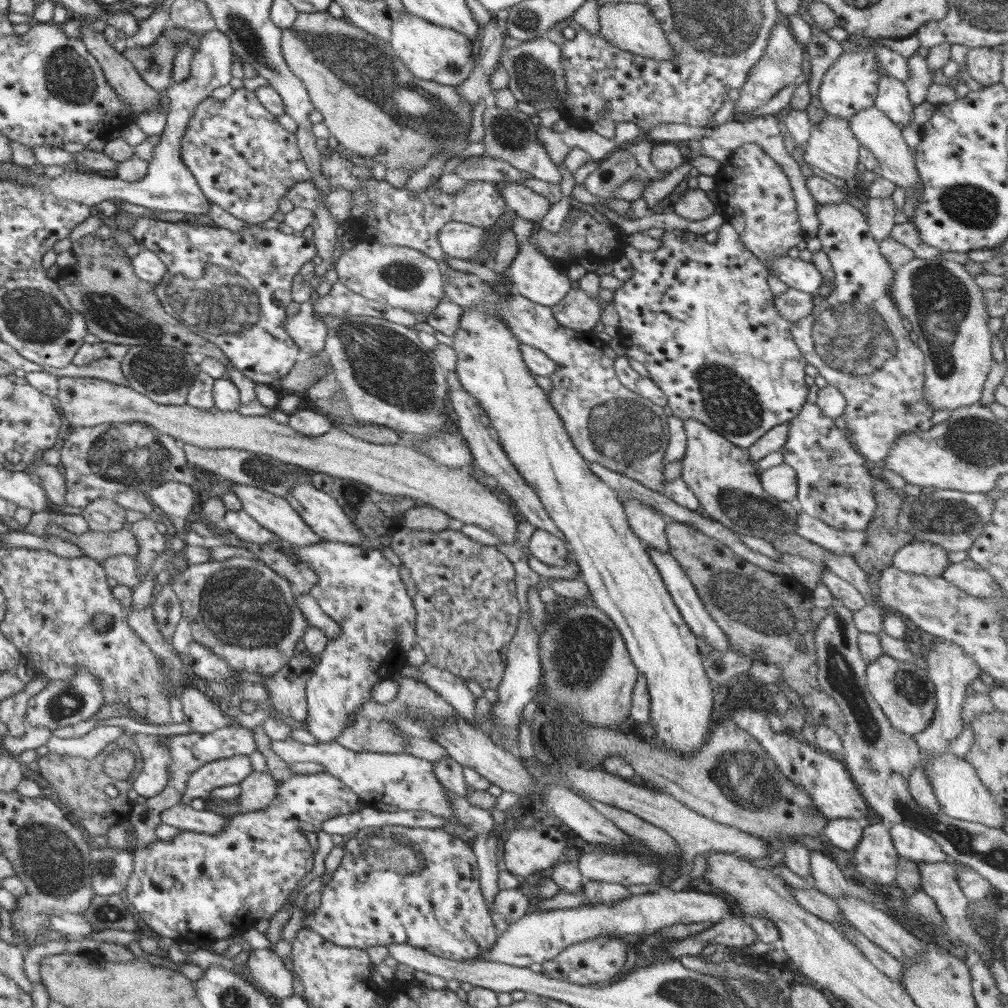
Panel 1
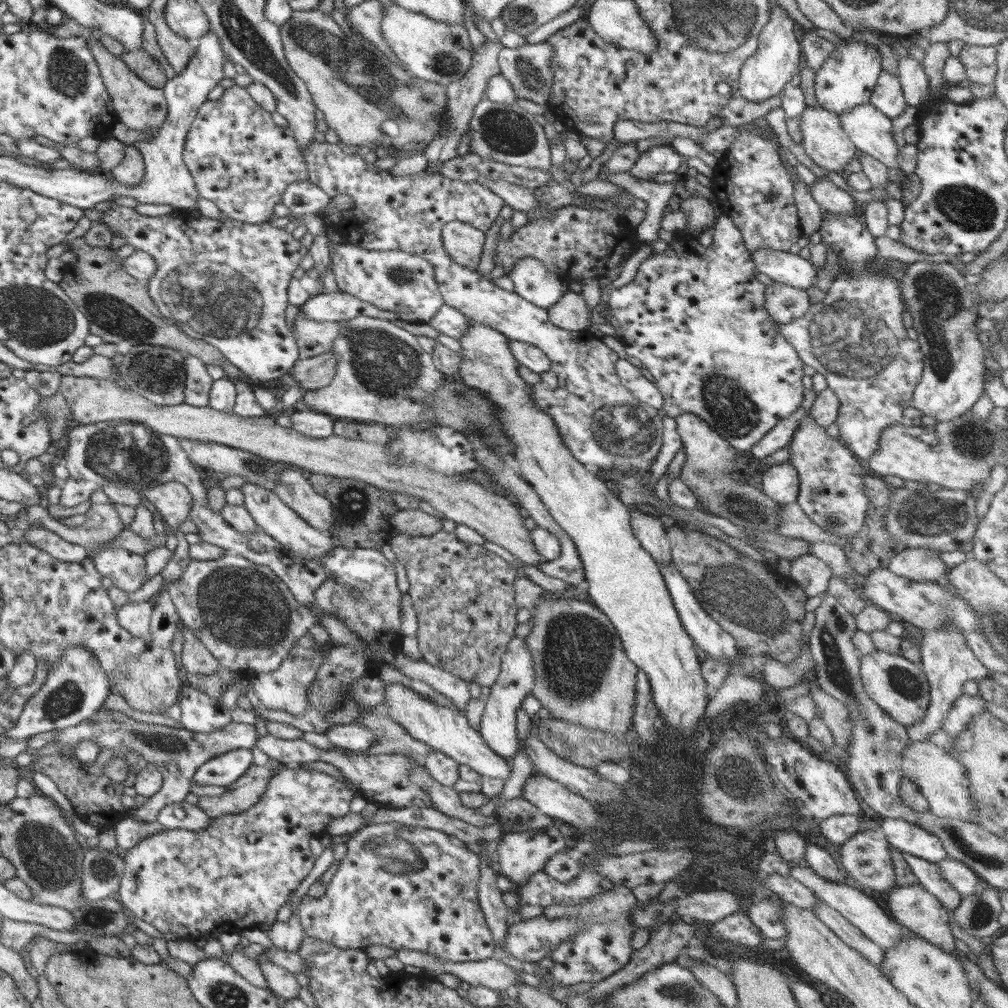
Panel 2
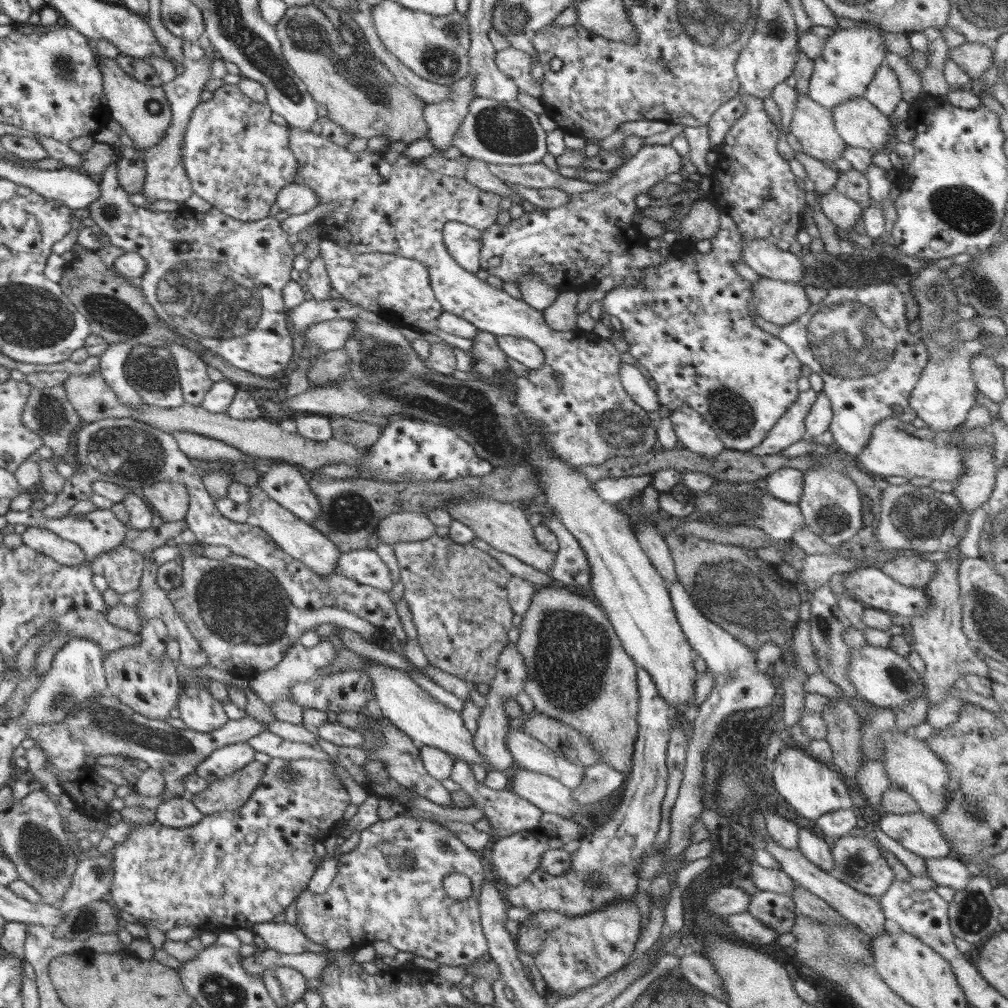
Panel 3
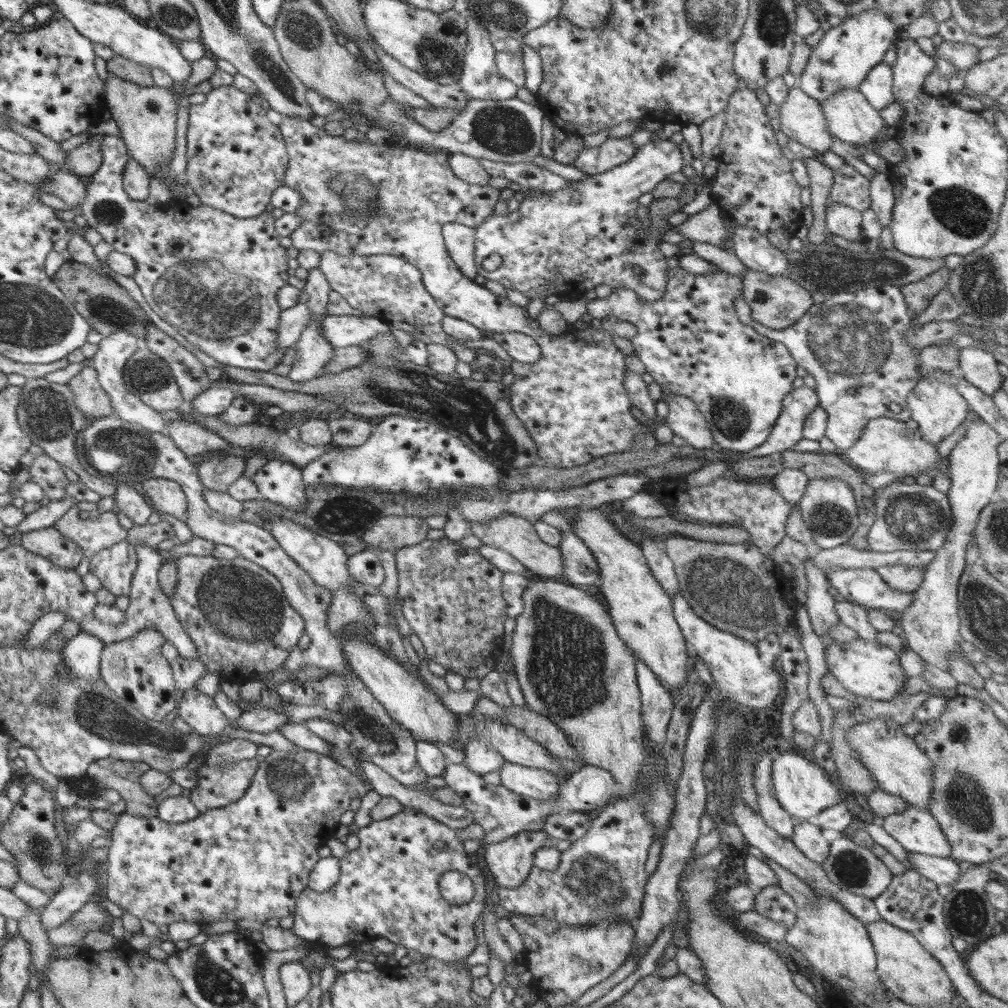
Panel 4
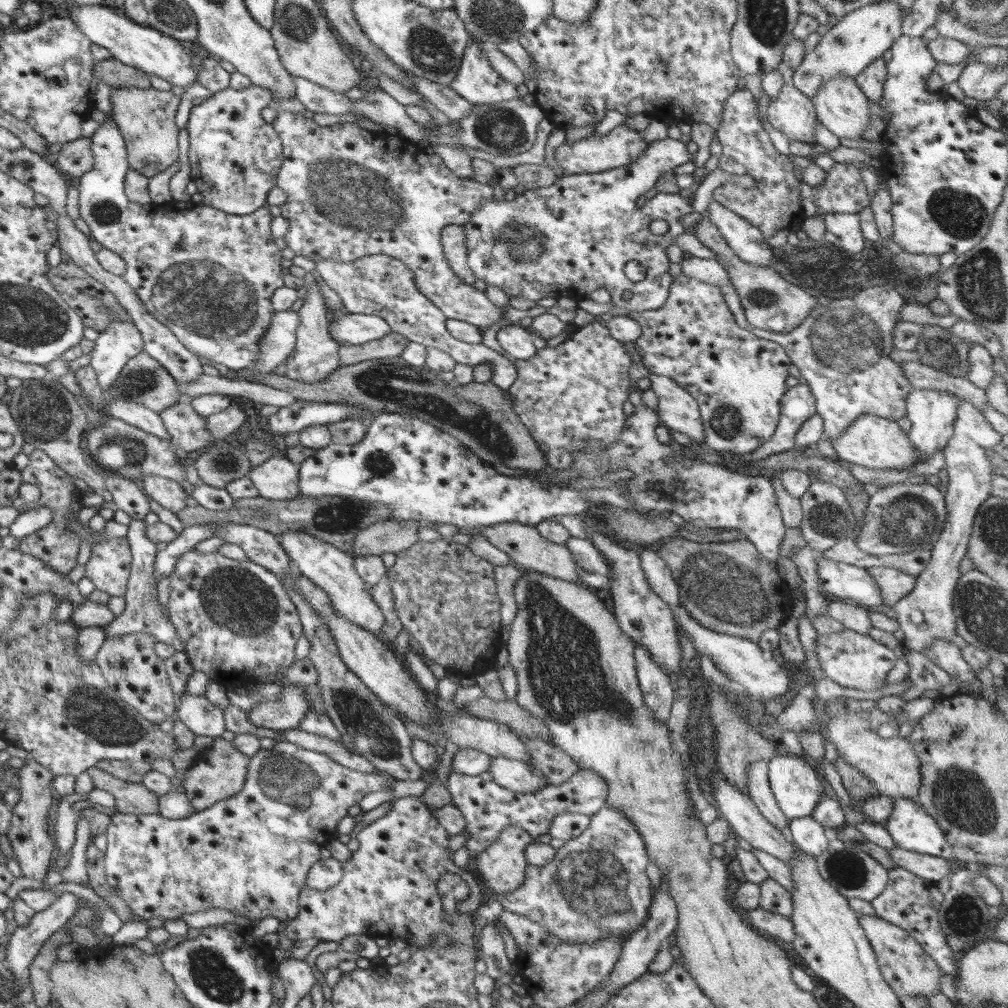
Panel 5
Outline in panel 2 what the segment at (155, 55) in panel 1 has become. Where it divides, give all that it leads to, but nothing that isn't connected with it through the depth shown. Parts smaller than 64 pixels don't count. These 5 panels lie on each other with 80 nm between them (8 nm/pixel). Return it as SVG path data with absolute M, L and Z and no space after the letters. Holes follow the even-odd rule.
M136 49L133 51L124 51L120 60L139 76L146 84L154 88L162 89L167 83L167 76L162 70L162 66L155 61L145 50Z

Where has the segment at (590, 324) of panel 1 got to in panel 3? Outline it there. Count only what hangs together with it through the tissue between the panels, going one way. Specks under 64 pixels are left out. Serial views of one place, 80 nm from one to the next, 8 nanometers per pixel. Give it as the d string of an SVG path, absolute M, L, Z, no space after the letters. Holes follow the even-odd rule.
M574 292L559 294L554 303L542 312L544 322L554 332L577 330L578 316L574 312L574 305L578 303L578 296Z

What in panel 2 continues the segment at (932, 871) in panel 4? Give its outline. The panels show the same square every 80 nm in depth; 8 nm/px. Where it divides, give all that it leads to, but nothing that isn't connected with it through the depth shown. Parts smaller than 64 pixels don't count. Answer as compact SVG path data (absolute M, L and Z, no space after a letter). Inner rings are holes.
M946 858L936 864L940 867L942 878L958 894L964 897L976 895L978 884L982 884L982 881L971 868L952 858Z

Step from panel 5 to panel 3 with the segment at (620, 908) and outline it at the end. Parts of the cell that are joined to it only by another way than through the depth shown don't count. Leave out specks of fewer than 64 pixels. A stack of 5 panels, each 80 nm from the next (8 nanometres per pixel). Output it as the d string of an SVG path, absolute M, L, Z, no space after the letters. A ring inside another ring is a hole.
M643 668L637 669L637 689L639 692L639 713L637 716L638 732L634 744L634 760L632 774L624 789L621 789L621 800L611 812L609 820L600 827L594 828L592 833L580 839L580 847L571 854L571 865L560 877L552 877L540 867L531 872L530 877L514 887L498 884L498 892L505 898L508 907L525 908L528 912L537 913L539 910L555 910L567 917L575 917L607 907L607 904L618 899L634 901L642 879L638 877L639 866L643 858L650 854L655 843L661 822L661 807L666 793L666 745L668 745L669 731L672 722L678 718L677 709L670 706L660 695L652 677Z

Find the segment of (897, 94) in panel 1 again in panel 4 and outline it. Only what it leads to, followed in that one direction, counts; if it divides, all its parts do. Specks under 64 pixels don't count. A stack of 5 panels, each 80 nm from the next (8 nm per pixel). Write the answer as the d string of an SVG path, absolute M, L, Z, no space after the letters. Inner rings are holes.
M880 62L870 69L868 76L858 89L864 98L879 111L884 110L888 104L895 102L893 86L892 67Z

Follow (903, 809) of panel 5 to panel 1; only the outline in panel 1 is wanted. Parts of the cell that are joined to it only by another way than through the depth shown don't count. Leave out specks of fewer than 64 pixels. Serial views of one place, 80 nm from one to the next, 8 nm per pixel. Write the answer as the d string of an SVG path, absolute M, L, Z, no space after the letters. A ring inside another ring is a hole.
M894 824L889 829L895 849L902 858L916 862L944 862L950 860L940 845L920 830Z

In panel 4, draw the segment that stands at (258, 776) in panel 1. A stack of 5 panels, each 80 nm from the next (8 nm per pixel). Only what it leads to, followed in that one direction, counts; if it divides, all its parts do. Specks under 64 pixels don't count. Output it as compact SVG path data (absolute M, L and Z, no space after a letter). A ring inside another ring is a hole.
M257 759L202 766L196 770L198 783L190 790L190 802L199 813L230 805L248 791L258 769Z

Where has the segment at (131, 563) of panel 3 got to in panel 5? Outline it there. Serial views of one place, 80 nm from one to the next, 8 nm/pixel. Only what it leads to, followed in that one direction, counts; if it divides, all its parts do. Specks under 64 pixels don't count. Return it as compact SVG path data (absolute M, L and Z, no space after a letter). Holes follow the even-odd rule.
M107 538L92 547L85 576L110 596L125 596L132 556L128 539Z

